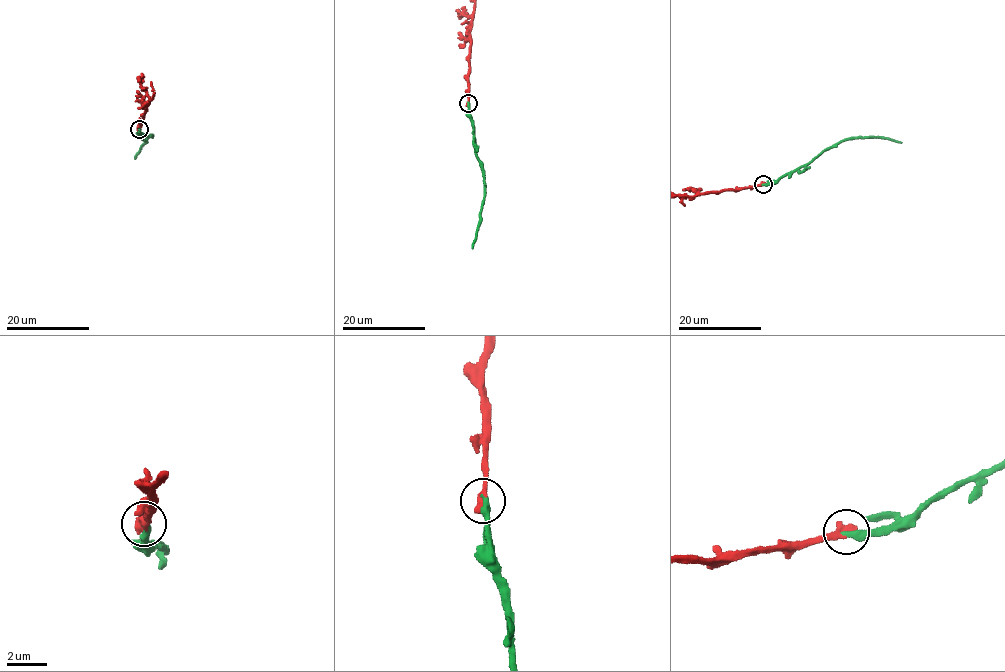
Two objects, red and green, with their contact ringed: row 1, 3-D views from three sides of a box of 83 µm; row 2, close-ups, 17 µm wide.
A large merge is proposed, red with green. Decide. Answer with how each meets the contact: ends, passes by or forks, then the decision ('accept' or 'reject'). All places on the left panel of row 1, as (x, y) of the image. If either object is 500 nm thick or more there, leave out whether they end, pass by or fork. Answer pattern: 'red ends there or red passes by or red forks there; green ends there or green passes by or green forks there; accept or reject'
accept

